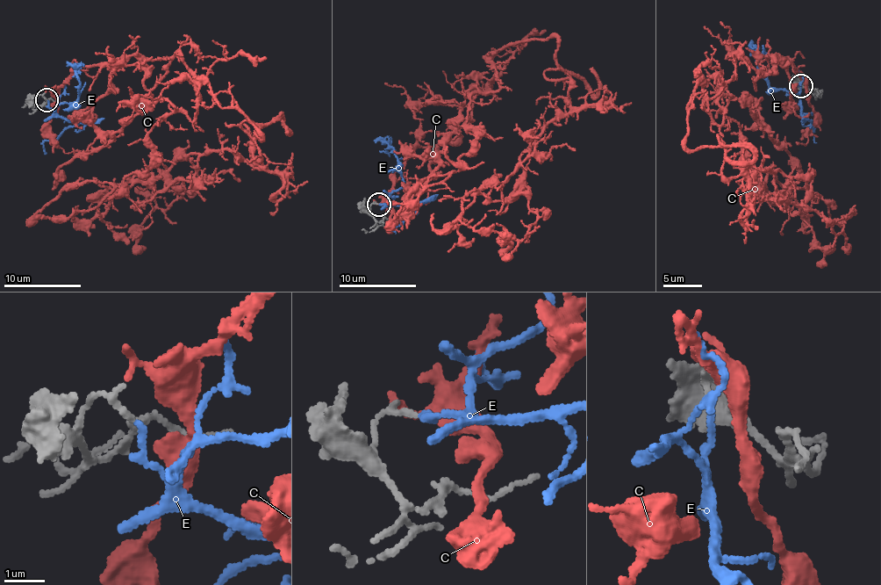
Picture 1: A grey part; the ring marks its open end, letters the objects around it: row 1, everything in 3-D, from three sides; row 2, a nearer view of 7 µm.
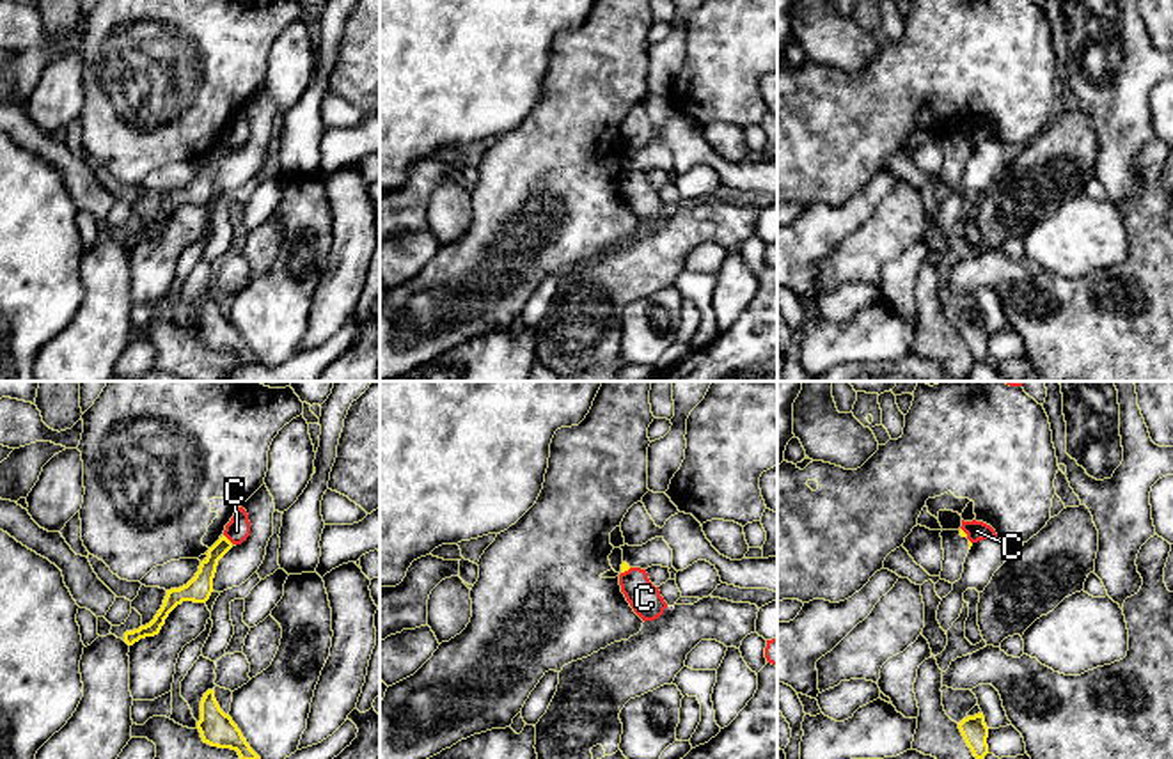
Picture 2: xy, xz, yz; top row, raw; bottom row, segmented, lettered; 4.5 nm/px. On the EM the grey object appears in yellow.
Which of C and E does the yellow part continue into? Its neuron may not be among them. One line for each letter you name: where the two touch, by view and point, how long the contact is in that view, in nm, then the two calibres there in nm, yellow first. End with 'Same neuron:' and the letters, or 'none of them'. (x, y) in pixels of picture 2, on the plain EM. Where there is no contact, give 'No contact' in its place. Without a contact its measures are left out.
E: No contact
Same neuron: E

